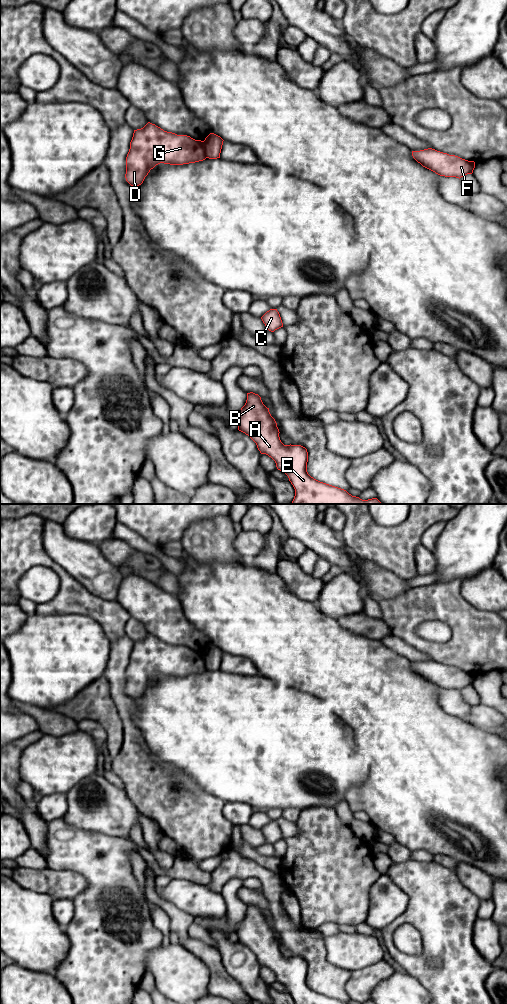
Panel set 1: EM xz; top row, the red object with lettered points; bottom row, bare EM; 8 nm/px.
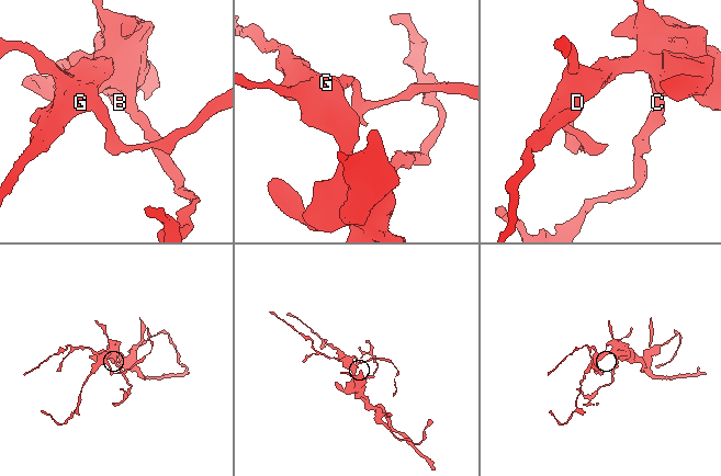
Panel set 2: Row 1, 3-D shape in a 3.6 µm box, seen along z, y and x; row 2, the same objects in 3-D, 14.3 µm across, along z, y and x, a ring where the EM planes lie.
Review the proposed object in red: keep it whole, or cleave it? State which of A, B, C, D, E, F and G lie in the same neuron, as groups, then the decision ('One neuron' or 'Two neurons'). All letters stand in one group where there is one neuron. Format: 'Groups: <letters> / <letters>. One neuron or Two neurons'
Groups: A B C D E G / F. Two neurons

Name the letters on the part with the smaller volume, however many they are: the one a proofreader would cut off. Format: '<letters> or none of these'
F

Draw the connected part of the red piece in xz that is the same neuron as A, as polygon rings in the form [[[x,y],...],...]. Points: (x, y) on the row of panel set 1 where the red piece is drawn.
[[[247,393],[246,403],[237,413],[236,422],[238,430],[248,435],[256,443],[260,453],[271,457],[275,461],[277,469],[288,476],[295,489],[295,496],[291,504],[383,504],[377,498],[362,500],[352,496],[344,489],[311,477],[307,472],[307,449],[301,445],[284,445],[281,442],[277,423],[258,394]]]

